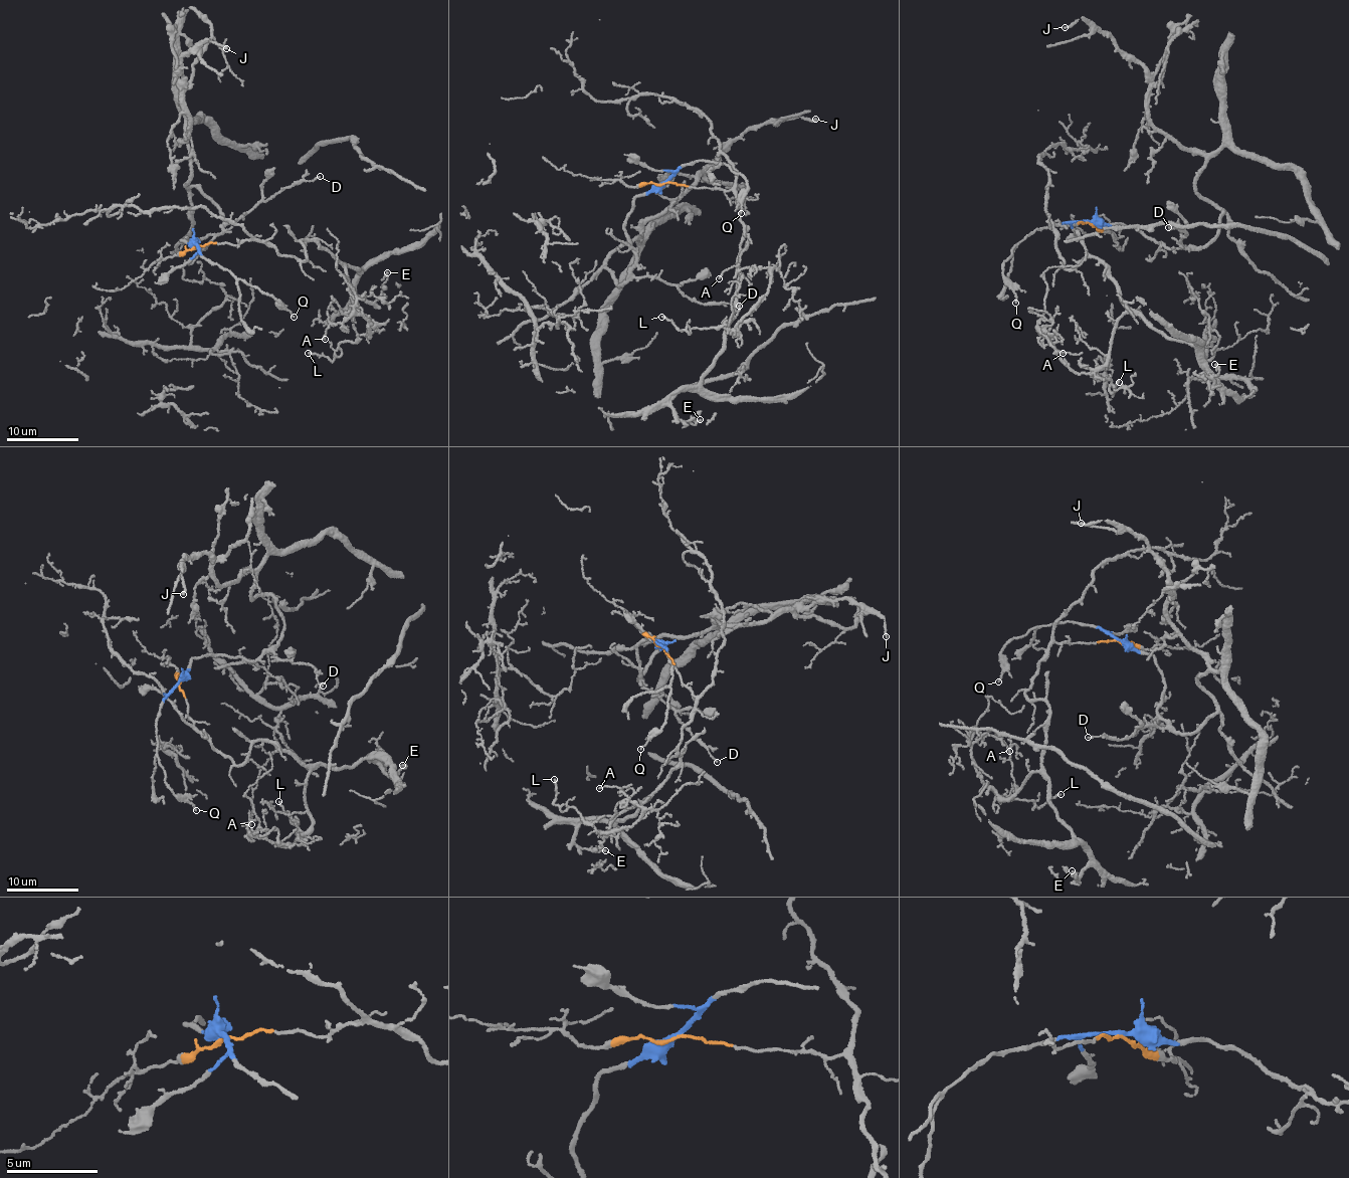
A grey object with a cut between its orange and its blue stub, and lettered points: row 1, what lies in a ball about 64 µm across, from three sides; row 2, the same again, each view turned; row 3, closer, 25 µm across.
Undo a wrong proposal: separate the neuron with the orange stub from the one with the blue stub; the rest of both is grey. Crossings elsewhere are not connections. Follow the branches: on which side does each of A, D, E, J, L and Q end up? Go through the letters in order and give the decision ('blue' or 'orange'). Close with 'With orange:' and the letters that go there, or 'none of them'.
A: orange
D: blue
E: orange
J: blue
L: orange
Q: blue
With orange: A, E, L

